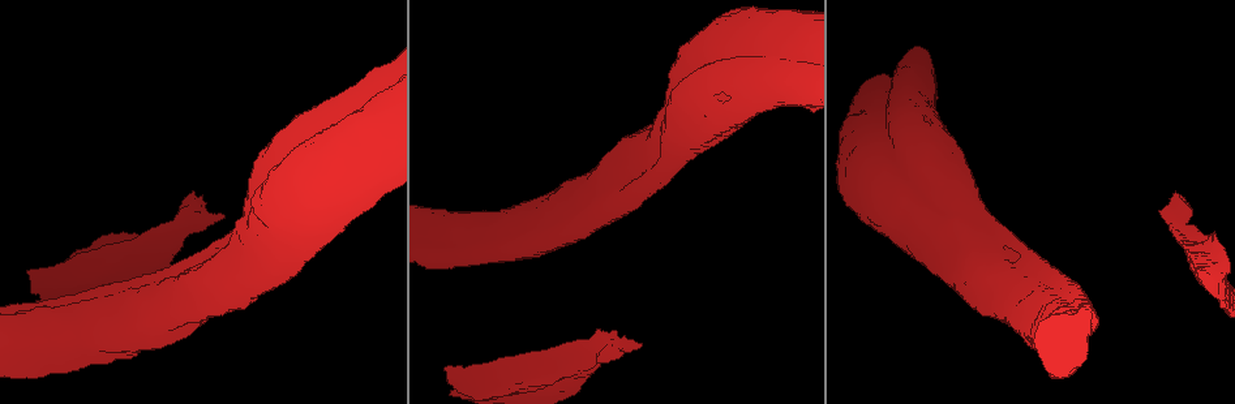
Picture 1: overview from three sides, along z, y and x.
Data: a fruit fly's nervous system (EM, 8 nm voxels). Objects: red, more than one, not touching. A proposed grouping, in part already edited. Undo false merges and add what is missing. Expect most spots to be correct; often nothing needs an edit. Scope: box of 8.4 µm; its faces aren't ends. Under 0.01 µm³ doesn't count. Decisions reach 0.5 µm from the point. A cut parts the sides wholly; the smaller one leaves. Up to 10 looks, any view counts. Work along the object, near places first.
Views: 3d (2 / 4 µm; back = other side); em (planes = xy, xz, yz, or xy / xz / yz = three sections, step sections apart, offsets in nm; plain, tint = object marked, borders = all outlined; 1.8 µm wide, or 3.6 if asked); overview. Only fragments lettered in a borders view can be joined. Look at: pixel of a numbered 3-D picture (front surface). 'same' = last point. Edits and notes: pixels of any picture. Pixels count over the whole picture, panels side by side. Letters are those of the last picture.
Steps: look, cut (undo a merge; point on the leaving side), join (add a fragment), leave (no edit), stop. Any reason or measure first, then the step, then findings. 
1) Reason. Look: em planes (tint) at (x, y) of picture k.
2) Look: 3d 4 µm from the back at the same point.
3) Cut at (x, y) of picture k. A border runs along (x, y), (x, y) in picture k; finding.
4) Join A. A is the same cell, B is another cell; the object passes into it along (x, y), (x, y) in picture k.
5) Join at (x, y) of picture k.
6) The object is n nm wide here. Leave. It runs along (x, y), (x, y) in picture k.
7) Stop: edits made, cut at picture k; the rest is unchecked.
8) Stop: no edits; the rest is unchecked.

Thick end. Look: em planes (borders) at (446, 368) of picture 1.

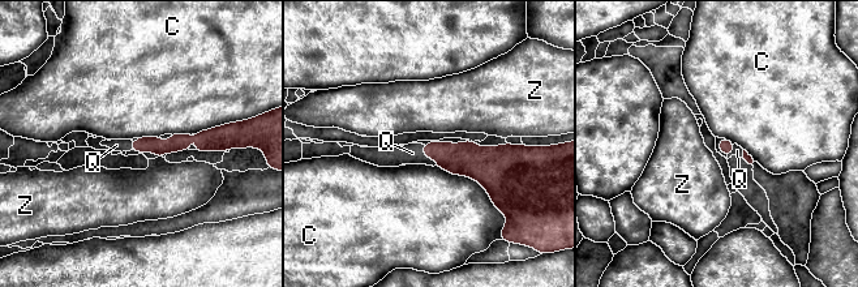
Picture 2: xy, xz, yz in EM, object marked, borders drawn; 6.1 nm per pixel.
Join Q. Q is the same cell, C and Z are other cells; the cell continues.

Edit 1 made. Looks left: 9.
Sudden change in width. Look: 3d 4 µm at (121, 272) of picture 1.

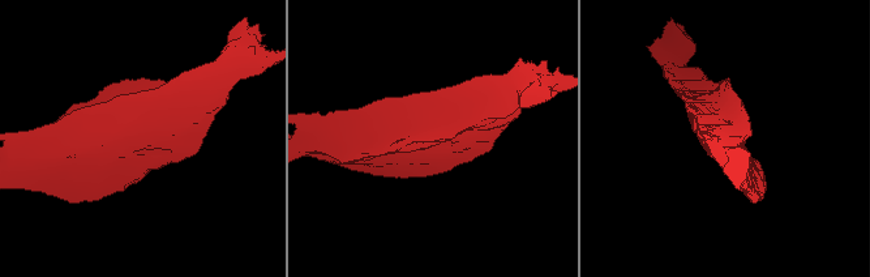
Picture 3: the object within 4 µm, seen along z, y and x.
Now the EM. Look: em planes (borders) at (141, 132) of picture 3.

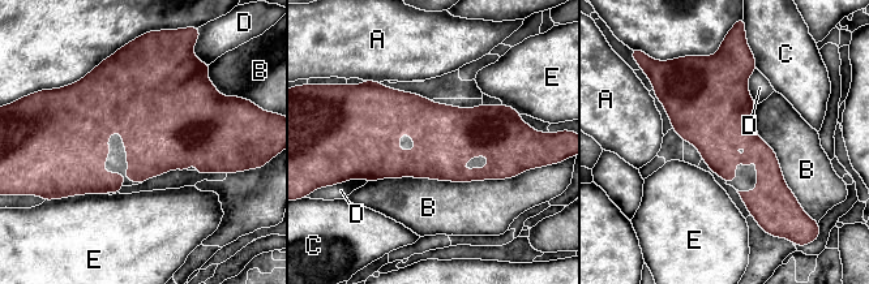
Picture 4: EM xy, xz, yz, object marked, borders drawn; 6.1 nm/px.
The object is 380 nm wide here. Leave. A, B, C, D and E are other cells; continuous, no second cell.

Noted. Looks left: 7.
Free end. Look: em planes (plain) at (642, 345) of picture 1.

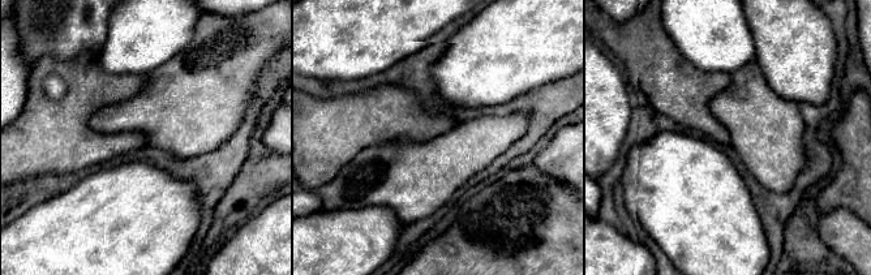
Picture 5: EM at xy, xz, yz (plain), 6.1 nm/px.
Look: em planes (borders) at the same point.

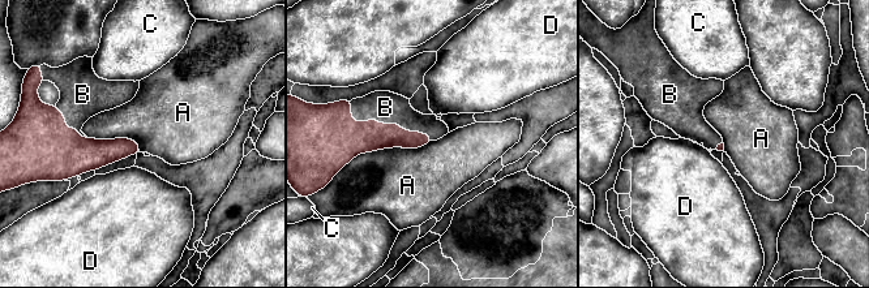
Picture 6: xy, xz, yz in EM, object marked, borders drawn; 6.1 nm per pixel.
Join B. B is the same cell, A, C and D are other cells; the object passes into it along (347, 138), (385, 124), (385, 107) in picture 6; the cell continues.

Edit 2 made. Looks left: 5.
See it whole again. Look: overview.

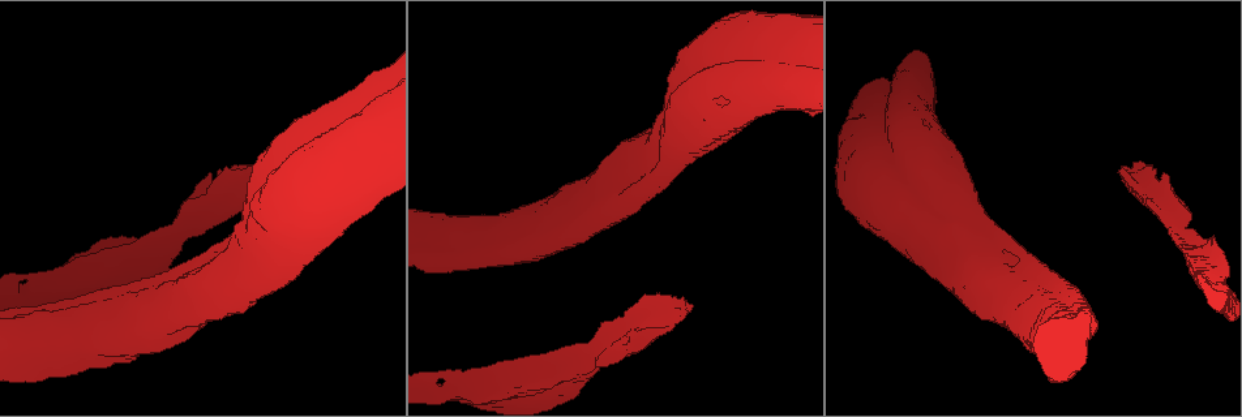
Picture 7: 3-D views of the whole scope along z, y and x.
Calibre changes. Look: 3d 4 µm at (964, 222) of picture 7.

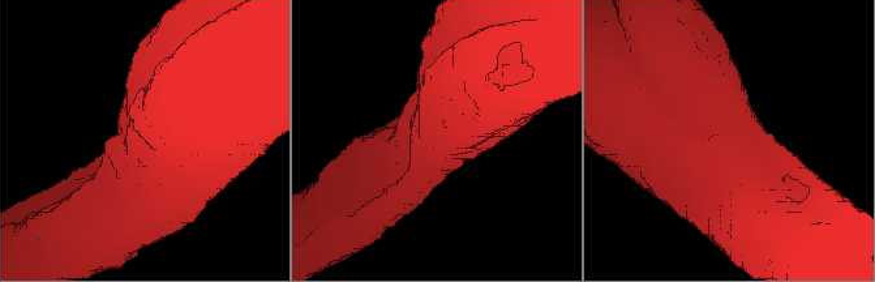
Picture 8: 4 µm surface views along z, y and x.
Look: em 3.6 µm yz step 8 (tint) at (731, 141) of picture 8.

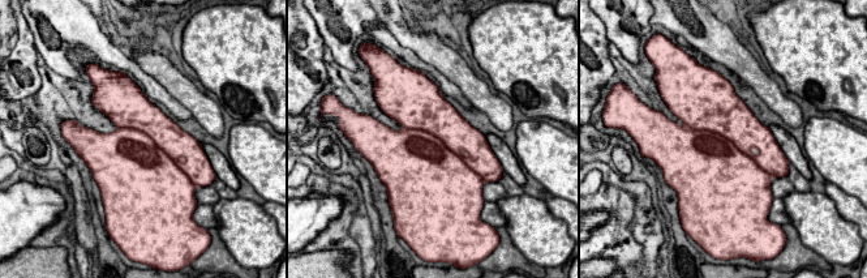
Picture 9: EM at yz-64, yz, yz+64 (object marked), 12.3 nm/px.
Cut it another way. Look: em 3.6 µm xz step 16 (borders) at the same point.

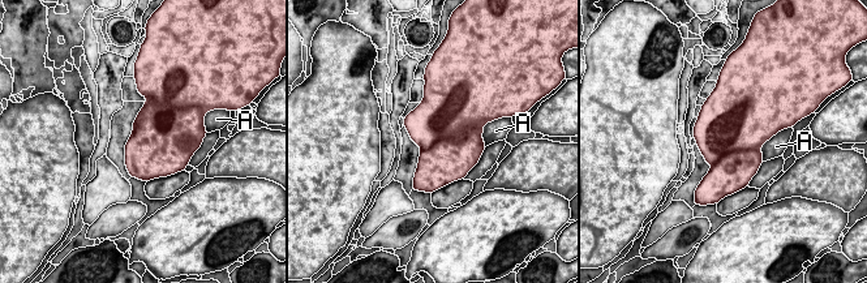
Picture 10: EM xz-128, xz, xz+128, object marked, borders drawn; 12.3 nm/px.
The longest contact is with A, 300 nm. Cut at (447, 157) of picture 10. A is another cell; a border runs along (476, 125), (421, 150) in picture 10; a second cell is stuck on.

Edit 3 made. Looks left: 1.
Stop: edits made, join at picture 2, join at picture 6, cut at picture 10; the rest is unchecked.

